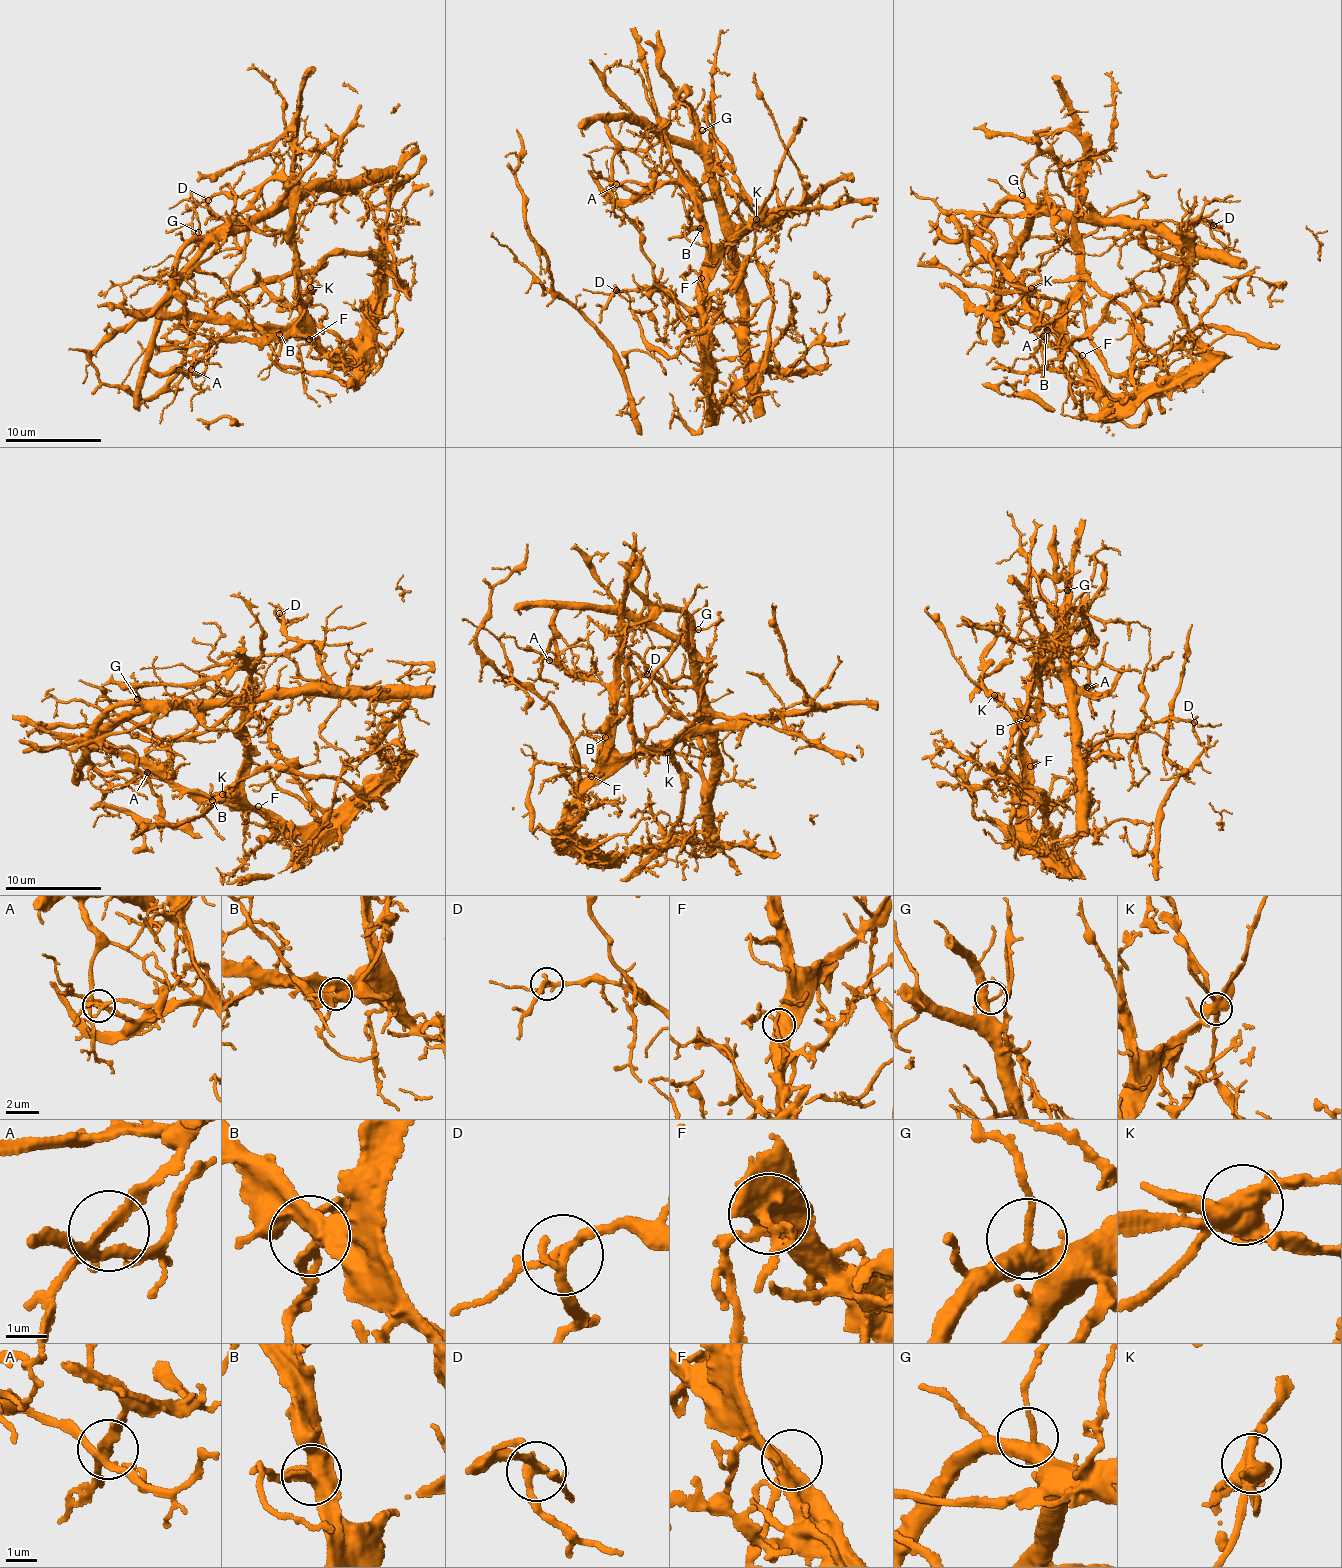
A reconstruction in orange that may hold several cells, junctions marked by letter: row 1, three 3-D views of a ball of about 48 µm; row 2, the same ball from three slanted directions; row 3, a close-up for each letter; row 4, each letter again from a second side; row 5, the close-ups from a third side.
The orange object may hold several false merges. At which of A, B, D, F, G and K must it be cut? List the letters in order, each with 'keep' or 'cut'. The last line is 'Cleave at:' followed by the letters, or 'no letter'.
A: cut
B: keep
D: keep
F: keep
G: keep
K: cut
Cleave at: A, K

